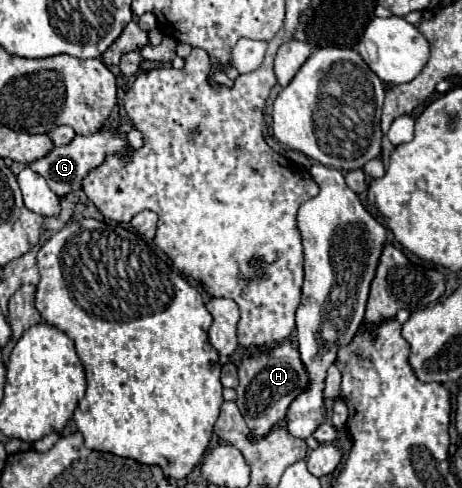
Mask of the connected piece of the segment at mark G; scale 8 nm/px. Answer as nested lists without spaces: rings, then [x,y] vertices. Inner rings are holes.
[[[105,123],[97,133],[93,135],[75,135],[67,145],[61,145],[61,147],[53,147],[45,157],[29,163],[29,169],[39,173],[47,185],[51,187],[51,191],[59,197],[65,197],[65,195],[71,195],[75,191],[81,189],[81,183],[83,179],[93,171],[97,169],[99,165],[105,163],[105,159],[109,155],[117,155],[117,157],[131,157],[133,149],[129,147],[129,141],[127,141],[127,135],[117,127],[117,125],[109,125]]]

